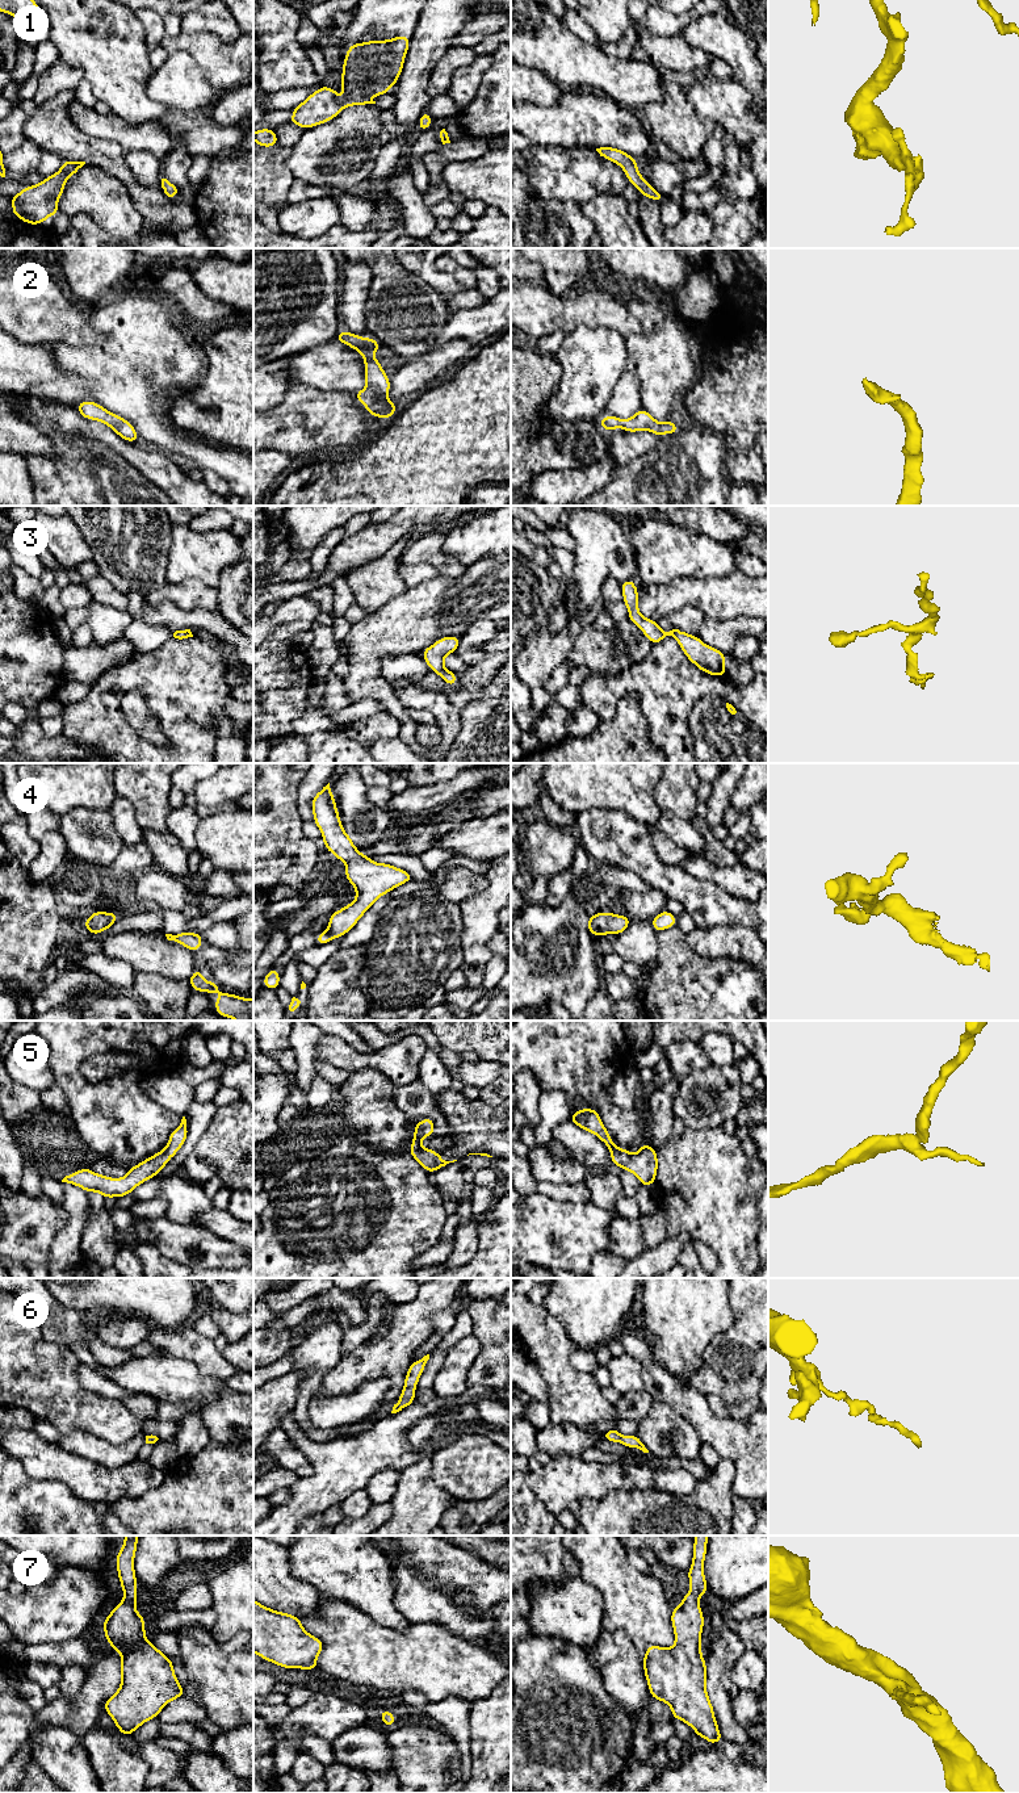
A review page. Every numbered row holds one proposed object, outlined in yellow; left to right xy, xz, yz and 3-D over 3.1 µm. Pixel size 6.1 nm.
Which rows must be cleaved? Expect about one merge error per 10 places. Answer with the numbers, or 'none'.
none

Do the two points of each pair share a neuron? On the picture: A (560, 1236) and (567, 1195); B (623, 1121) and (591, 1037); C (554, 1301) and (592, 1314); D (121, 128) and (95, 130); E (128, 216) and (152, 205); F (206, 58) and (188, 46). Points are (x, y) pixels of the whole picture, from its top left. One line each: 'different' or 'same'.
A: different
B: same
C: same
D: same
E: different
F: same

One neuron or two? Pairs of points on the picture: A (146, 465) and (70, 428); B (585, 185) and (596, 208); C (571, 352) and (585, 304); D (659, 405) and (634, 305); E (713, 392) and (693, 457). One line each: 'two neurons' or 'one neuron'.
A: one neuron
B: two neurons
C: two neurons
D: one neuron
E: two neurons

